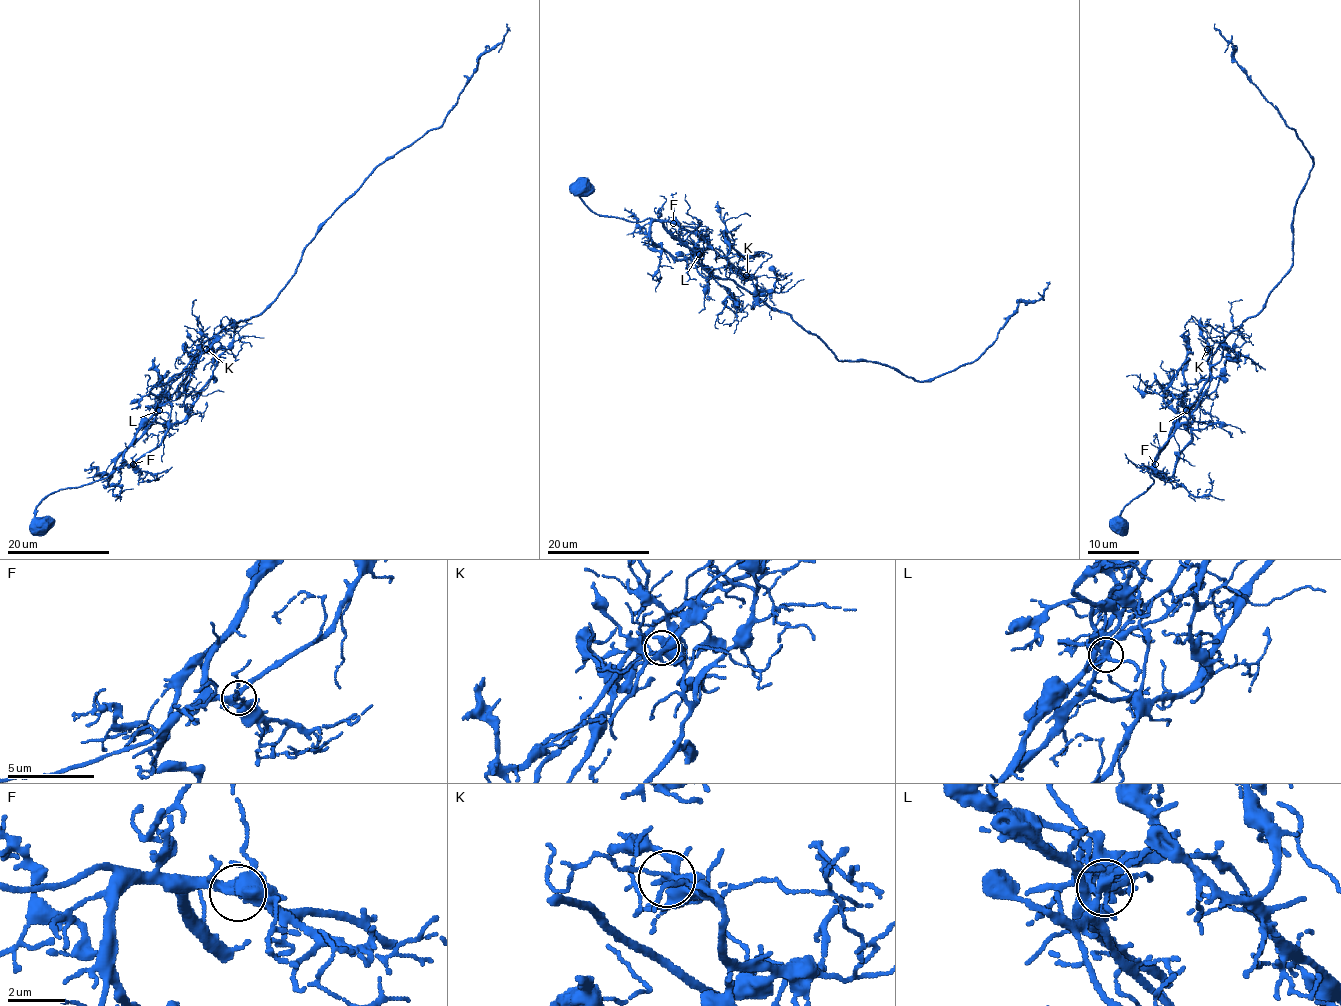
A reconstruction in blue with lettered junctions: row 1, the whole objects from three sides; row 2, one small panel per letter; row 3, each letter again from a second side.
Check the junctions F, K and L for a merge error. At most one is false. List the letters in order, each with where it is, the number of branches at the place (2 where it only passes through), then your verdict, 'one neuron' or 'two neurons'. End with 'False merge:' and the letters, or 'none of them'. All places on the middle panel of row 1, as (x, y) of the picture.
F: place (673, 223); branches 4; one neuron
K: place (746, 275); branches 4; one neuron
L: place (699, 254); branches 9; two neurons
False merge: L

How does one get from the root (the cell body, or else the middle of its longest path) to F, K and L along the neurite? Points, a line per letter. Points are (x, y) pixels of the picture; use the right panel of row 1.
F: (1121, 526), (1120, 512), (1153, 482), (1151, 468), (1155, 464)
K: (1121, 526), (1120, 512), (1153, 482), (1151, 468), (1157, 459), (1158, 449), (1190, 417), (1209, 384), (1207, 349)
L: (1121, 526), (1120, 512), (1153, 482), (1151, 467), (1155, 457), (1186, 410)

